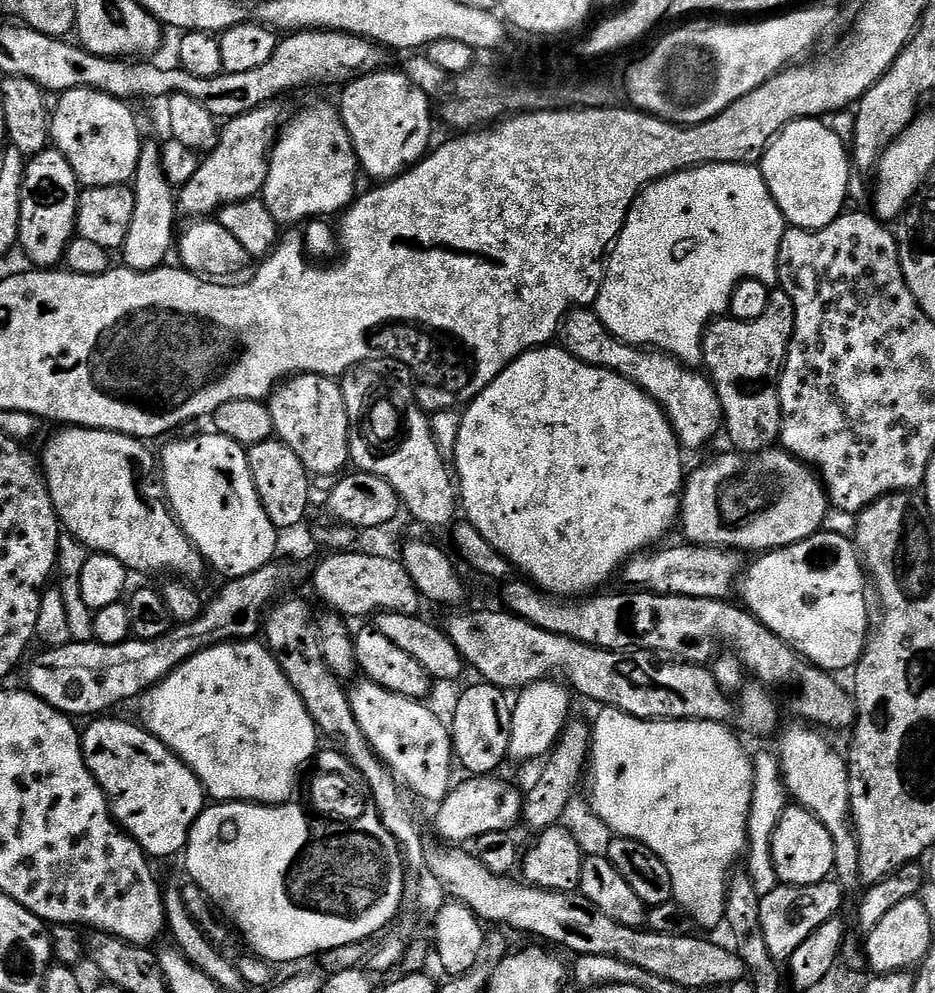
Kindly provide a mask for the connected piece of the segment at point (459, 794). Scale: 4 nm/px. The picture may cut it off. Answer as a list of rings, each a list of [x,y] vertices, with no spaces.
[[[468,778],[465,784],[457,783],[448,796],[440,801],[436,812],[436,832],[441,841],[452,846],[474,842],[482,834],[507,832],[515,829],[524,811],[524,796],[512,784],[496,778]]]

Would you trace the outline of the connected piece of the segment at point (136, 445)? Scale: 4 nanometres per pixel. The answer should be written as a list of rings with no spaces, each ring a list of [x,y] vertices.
[[[64,426],[44,444],[42,475],[48,485],[48,493],[60,519],[63,531],[102,556],[113,556],[122,562],[129,573],[172,572],[173,577],[196,582],[206,565],[202,554],[189,542],[180,528],[171,508],[162,499],[162,488],[158,483],[158,460],[148,453],[149,445],[134,436],[123,436],[120,432],[107,432],[101,428],[77,428]]]

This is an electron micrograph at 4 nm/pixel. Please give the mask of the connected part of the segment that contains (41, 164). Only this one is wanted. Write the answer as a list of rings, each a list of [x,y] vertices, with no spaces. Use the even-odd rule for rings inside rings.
[[[49,146],[34,157],[24,170],[22,214],[18,246],[40,270],[52,270],[63,261],[64,251],[77,235],[76,210],[82,185],[76,179],[70,162],[55,146]]]

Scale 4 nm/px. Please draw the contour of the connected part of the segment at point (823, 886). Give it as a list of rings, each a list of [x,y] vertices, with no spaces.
[[[831,879],[823,880],[814,886],[802,886],[801,888],[789,888],[777,886],[770,890],[770,894],[761,896],[760,913],[762,914],[762,938],[766,938],[766,950],[770,950],[773,961],[786,962],[822,926],[833,919],[840,908],[840,895],[842,889],[839,883]]]

